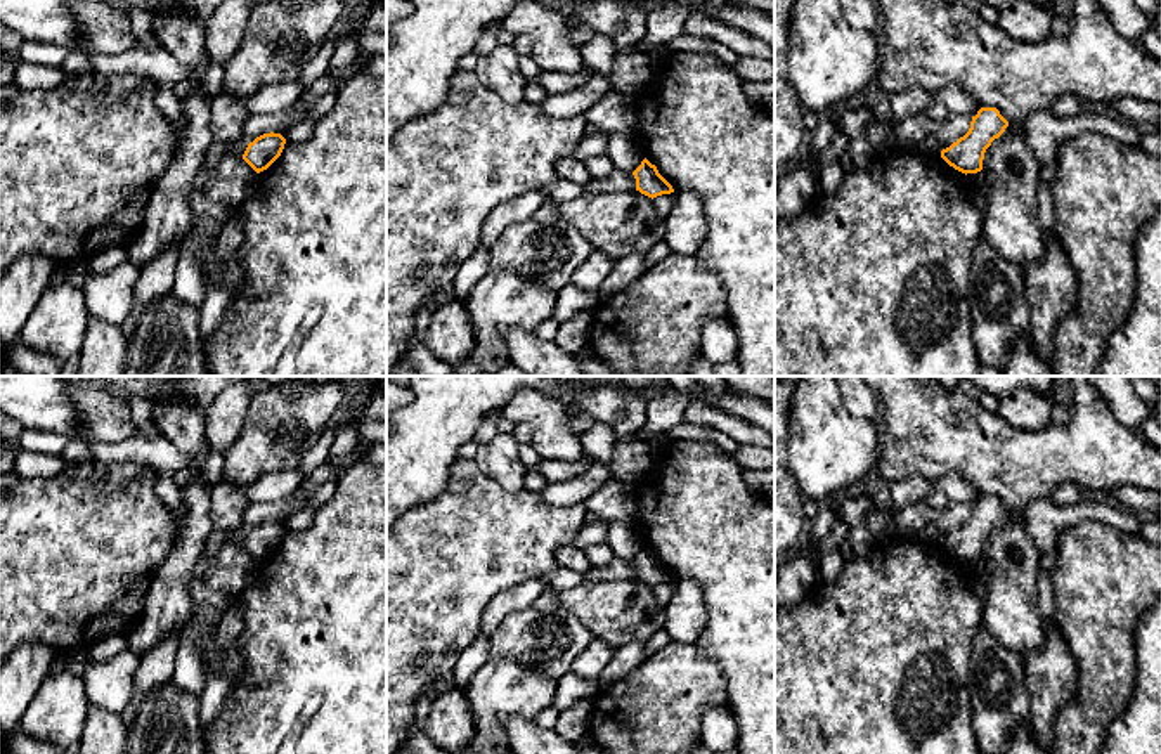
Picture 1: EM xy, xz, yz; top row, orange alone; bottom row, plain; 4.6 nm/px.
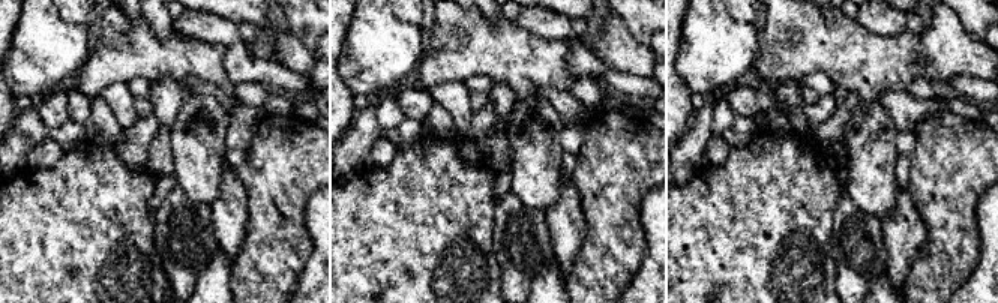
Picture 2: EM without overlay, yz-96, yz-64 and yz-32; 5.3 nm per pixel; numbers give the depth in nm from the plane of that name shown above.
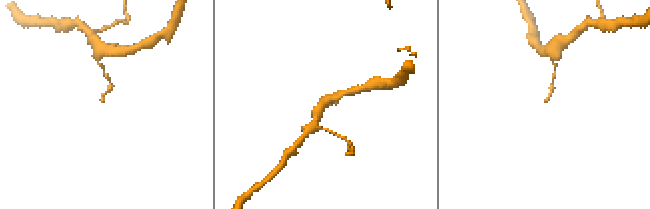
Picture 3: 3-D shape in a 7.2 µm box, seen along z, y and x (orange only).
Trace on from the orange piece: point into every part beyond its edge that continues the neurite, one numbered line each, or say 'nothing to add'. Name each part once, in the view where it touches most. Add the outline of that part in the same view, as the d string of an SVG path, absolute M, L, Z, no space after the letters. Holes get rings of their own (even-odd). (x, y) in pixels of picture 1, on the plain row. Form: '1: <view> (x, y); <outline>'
nothing to add

